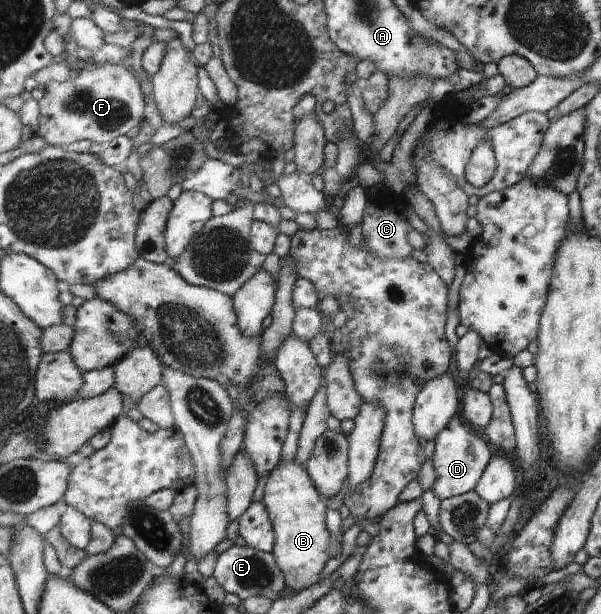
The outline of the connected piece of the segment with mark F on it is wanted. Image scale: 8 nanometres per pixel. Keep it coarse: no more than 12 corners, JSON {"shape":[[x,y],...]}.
{"shape":[[81,64],[48,84],[38,135],[50,146],[127,136],[146,117],[134,72]]}

